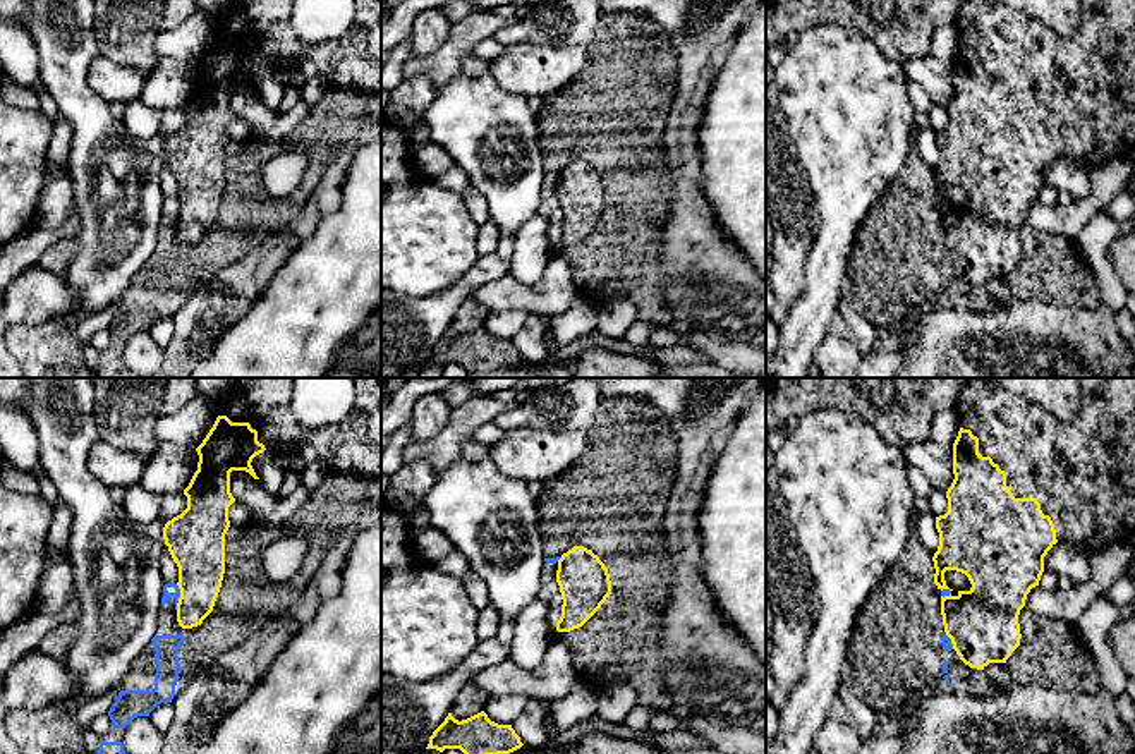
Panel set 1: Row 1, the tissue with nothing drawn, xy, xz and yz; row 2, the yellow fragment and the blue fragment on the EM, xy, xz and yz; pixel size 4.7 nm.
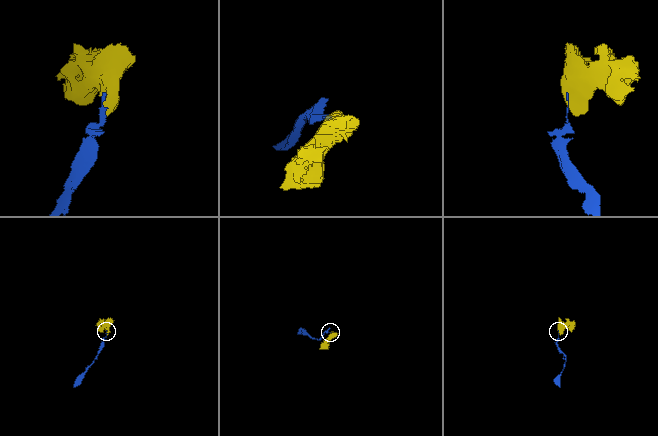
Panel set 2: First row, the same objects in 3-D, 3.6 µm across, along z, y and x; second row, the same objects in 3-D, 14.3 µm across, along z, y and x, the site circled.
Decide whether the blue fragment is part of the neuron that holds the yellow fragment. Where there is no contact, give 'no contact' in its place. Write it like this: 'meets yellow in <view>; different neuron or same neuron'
meets yellow in xy; different neuron

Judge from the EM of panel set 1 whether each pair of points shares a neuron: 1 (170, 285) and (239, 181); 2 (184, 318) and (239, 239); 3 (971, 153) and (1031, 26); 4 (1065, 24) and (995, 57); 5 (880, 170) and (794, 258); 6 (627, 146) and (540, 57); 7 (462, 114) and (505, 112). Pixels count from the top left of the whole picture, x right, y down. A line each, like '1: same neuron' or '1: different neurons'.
1: same neuron
2: same neuron
3: same neuron
4: different neurons
5: different neurons
6: different neurons
7: same neuron

